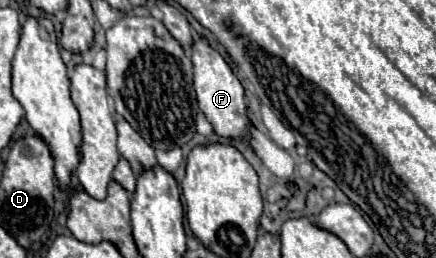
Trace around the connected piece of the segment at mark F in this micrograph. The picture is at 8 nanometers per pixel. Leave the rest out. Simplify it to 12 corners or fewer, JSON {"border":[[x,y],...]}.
{"border":[[204,36],[194,40],[194,90],[214,132],[248,138],[240,80]]}

